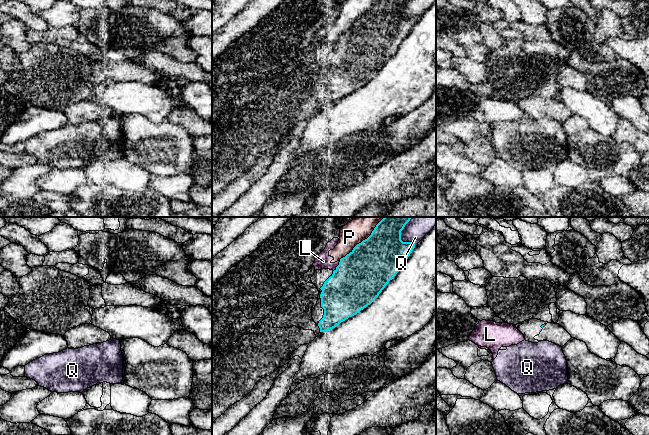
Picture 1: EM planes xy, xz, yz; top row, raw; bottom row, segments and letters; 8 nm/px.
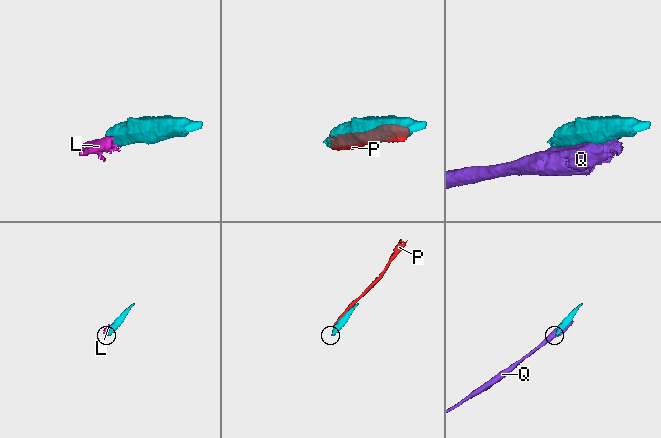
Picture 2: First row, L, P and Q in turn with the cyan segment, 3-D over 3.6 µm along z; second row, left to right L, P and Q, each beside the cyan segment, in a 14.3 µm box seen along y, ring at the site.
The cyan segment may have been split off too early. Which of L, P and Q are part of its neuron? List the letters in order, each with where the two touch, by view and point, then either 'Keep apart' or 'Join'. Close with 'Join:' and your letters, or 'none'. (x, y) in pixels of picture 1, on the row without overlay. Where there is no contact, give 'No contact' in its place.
L: Touches cyan at xz (337, 42). Keep apart
P: Touches cyan at xz (359, 19). Keep apart
Q: Touches cyan at xz (401, 16). Keep apart
Join: none

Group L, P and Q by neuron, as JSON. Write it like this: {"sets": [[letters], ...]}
{"sets": [["L", "P"], ["Q"]]}

